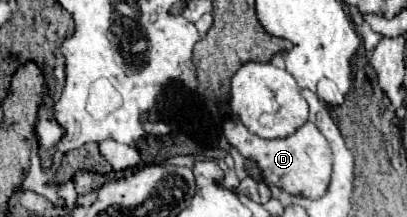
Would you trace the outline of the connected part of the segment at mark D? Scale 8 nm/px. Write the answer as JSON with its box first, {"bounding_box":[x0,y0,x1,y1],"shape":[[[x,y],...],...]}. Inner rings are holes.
{"bounding_box":[223,117,333,199],"shape":[[[229,117],[223,123],[223,135],[243,157],[249,157],[257,163],[263,181],[267,185],[275,185],[291,195],[303,195],[307,199],[319,199],[321,195],[325,195],[331,177],[333,159],[331,159],[331,147],[327,139],[313,123],[305,123],[285,139],[267,141],[249,133],[247,127],[237,117]]]}

